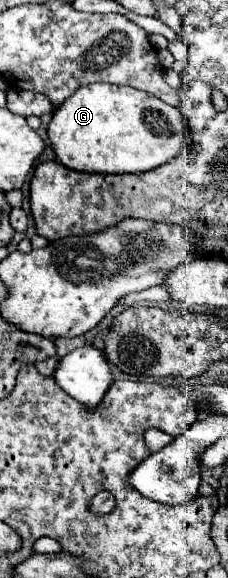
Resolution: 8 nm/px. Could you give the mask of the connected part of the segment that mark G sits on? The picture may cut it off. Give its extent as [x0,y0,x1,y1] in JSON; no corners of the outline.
[47,84,191,174]

